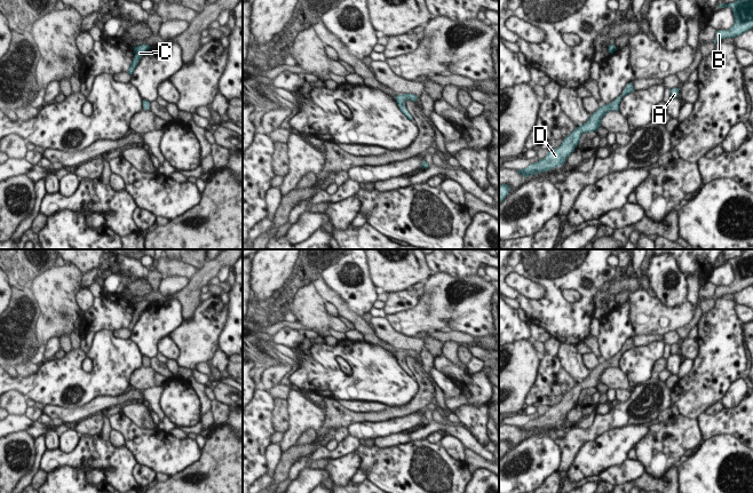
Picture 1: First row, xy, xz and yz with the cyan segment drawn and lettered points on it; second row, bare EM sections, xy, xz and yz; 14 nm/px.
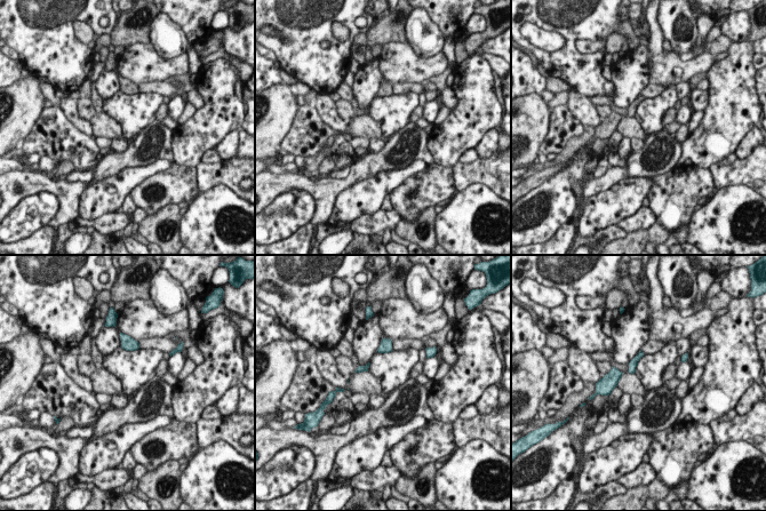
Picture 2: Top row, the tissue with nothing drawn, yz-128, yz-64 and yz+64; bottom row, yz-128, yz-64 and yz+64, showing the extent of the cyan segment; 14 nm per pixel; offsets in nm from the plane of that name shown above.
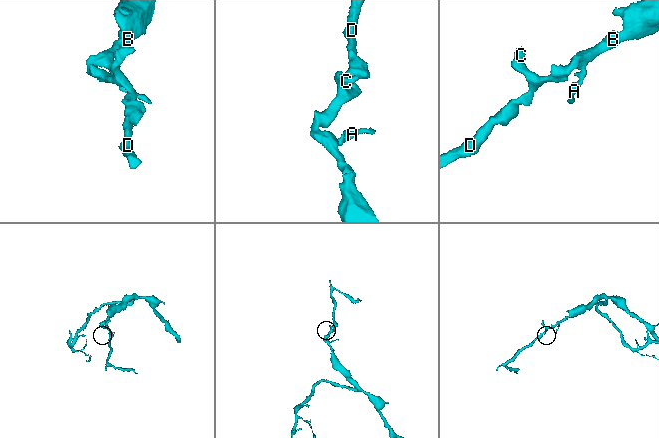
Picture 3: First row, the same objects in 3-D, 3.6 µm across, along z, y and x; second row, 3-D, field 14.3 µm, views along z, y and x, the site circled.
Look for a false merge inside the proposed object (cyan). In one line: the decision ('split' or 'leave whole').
leave whole

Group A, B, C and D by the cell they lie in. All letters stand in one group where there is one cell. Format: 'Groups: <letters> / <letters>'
Groups: A B C D.

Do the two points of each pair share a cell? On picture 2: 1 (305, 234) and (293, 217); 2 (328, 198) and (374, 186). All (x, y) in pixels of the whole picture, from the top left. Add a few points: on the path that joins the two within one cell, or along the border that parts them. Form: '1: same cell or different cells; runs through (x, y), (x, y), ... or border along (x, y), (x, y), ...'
1: different cells; border along (309, 222), (277, 242)
2: different cells; border along (360, 181), (337, 196), (327, 221)

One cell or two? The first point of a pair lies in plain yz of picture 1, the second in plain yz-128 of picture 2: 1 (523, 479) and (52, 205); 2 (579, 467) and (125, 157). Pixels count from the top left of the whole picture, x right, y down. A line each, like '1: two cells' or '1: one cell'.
1: one cell
2: two cells

